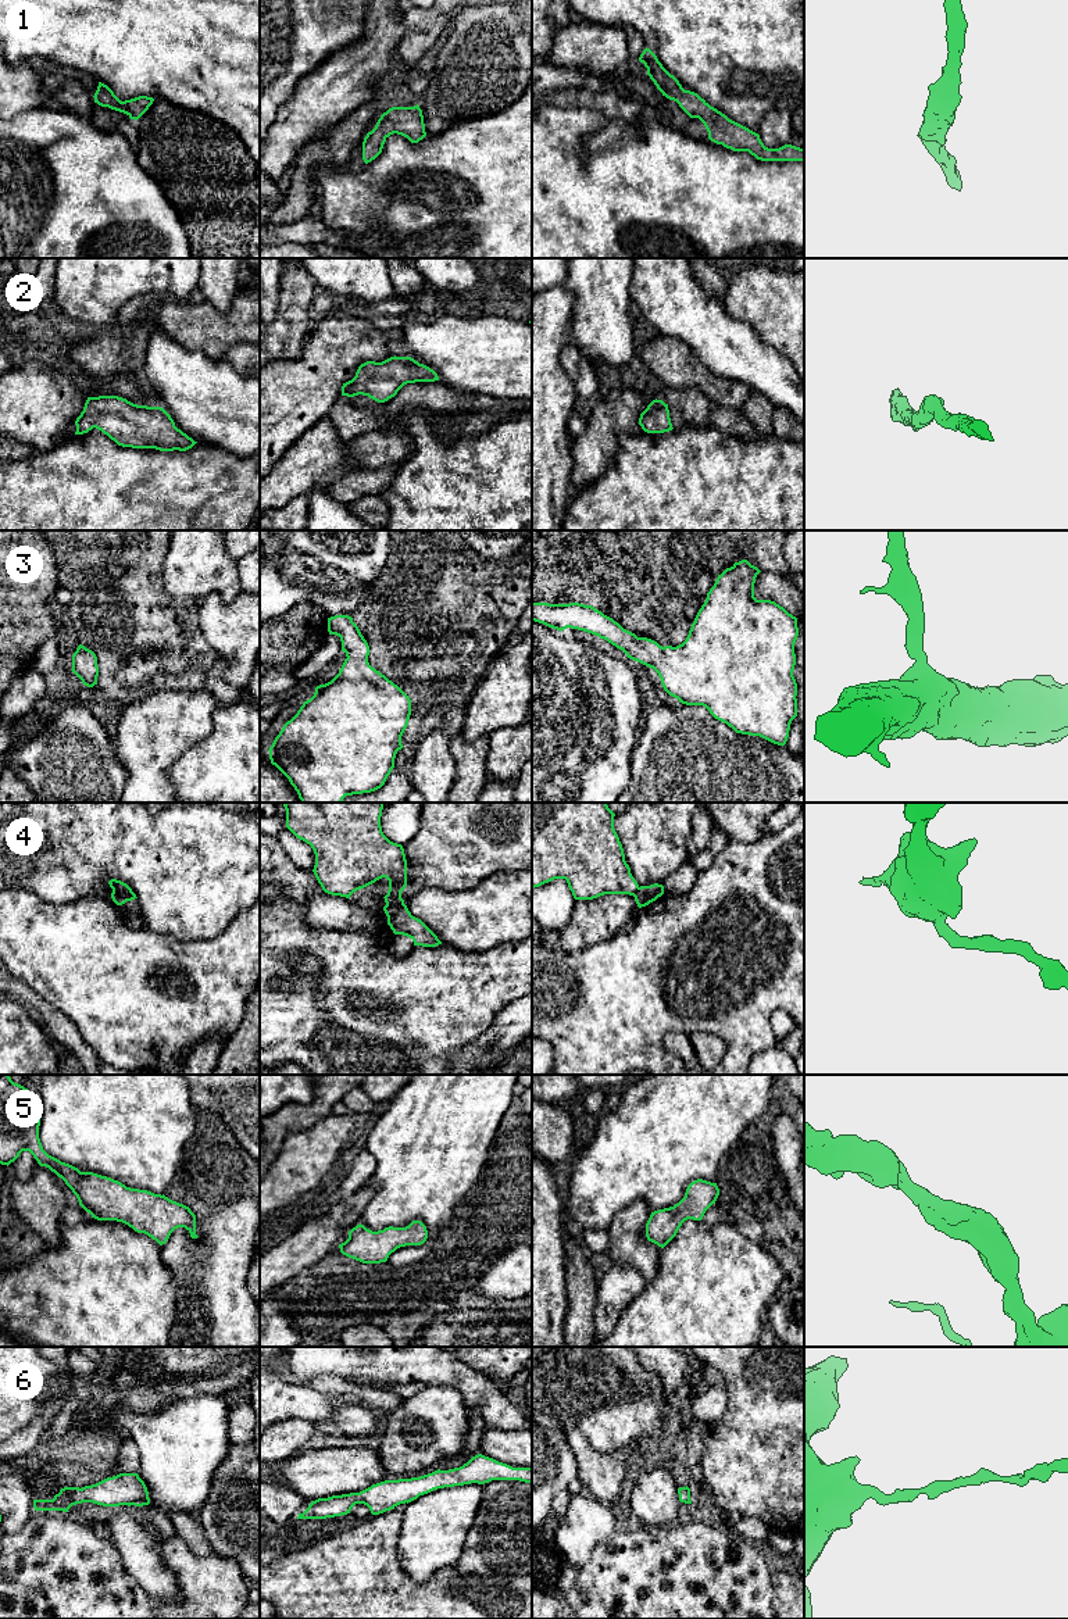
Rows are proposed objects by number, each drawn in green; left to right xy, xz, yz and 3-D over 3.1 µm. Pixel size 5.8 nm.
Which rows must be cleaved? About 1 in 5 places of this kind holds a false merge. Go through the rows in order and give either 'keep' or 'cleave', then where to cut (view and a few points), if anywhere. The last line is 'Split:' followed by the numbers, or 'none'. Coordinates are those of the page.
1: keep | no cut
2: keep | no cut
3: keep | no cut
4: cleave | xy (113, 890), (131, 892)
5: keep | no cut
6: keep | no cut
Split: 4

